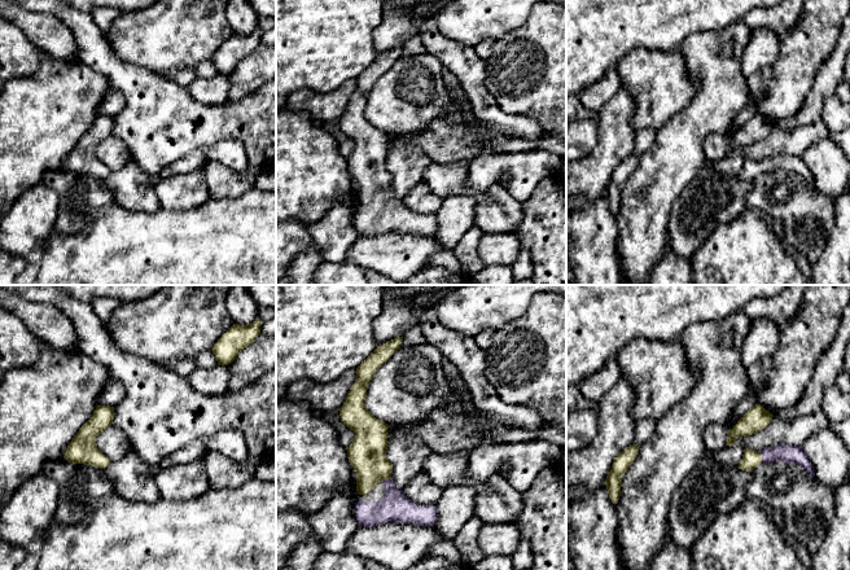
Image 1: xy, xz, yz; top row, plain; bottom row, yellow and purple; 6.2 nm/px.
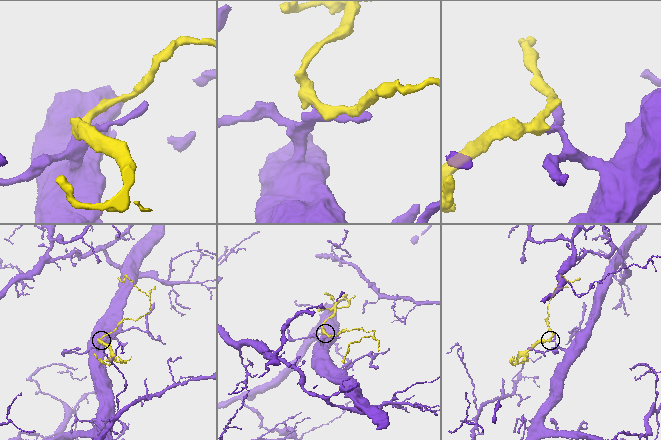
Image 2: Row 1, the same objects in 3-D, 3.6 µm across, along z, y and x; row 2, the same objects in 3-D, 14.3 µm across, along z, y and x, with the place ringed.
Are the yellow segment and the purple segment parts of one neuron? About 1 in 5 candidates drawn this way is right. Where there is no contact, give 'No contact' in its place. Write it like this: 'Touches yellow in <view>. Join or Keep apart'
Touches yellow in yz. Join

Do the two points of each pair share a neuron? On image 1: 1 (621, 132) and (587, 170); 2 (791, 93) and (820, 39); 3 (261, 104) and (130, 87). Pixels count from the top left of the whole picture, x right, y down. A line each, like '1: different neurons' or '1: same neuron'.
1: same neuron
2: same neuron
3: same neuron

